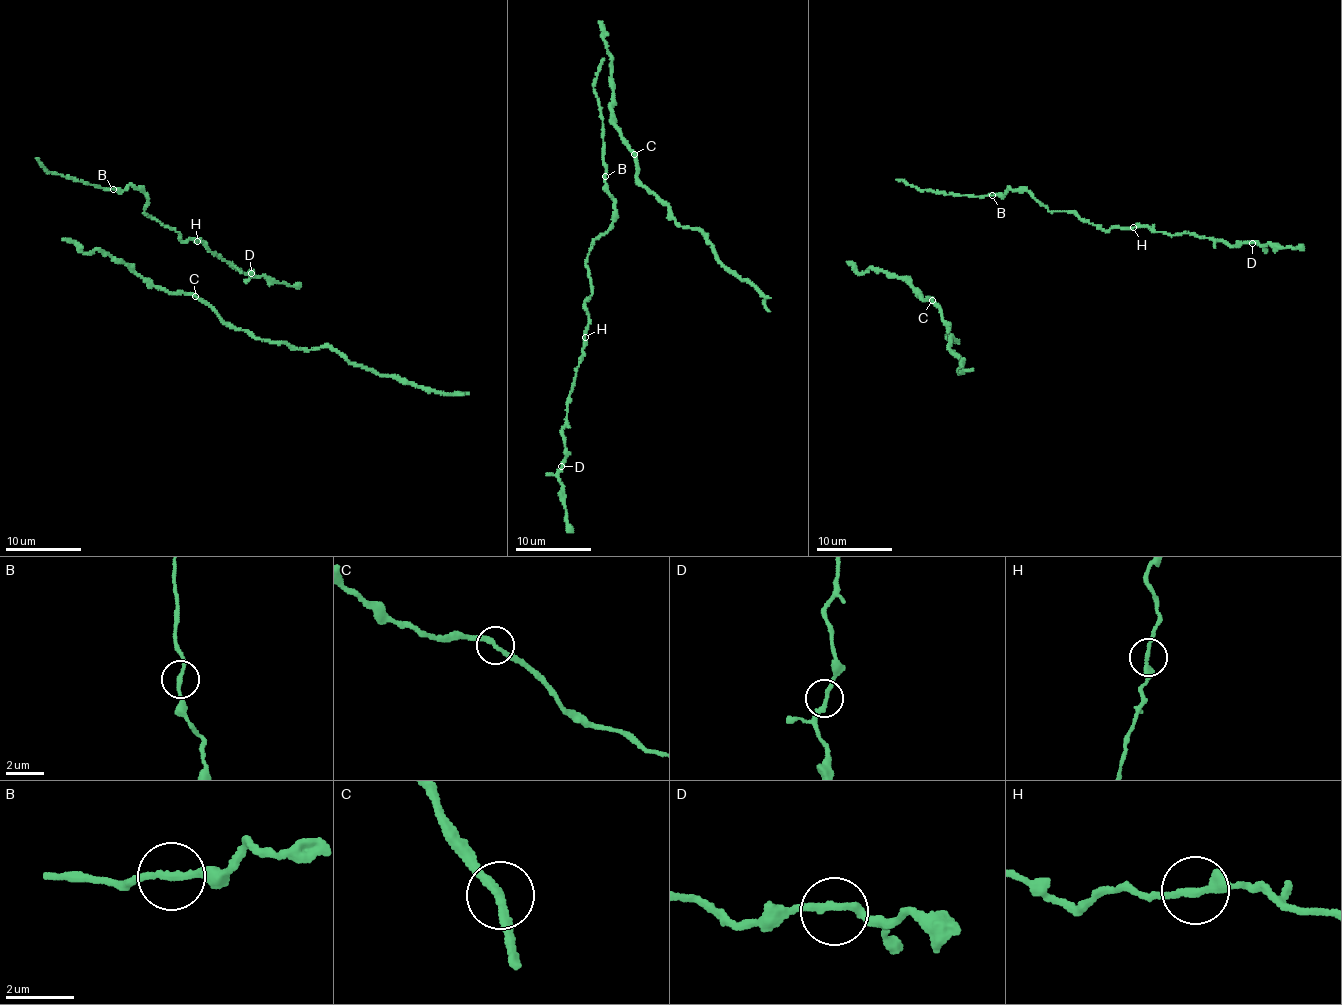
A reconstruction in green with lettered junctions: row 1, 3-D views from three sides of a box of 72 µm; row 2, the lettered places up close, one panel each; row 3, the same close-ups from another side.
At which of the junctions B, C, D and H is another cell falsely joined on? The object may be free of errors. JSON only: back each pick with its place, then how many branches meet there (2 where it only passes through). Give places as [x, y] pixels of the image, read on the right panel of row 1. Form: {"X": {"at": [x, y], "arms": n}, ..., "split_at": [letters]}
{"split_at": []}

